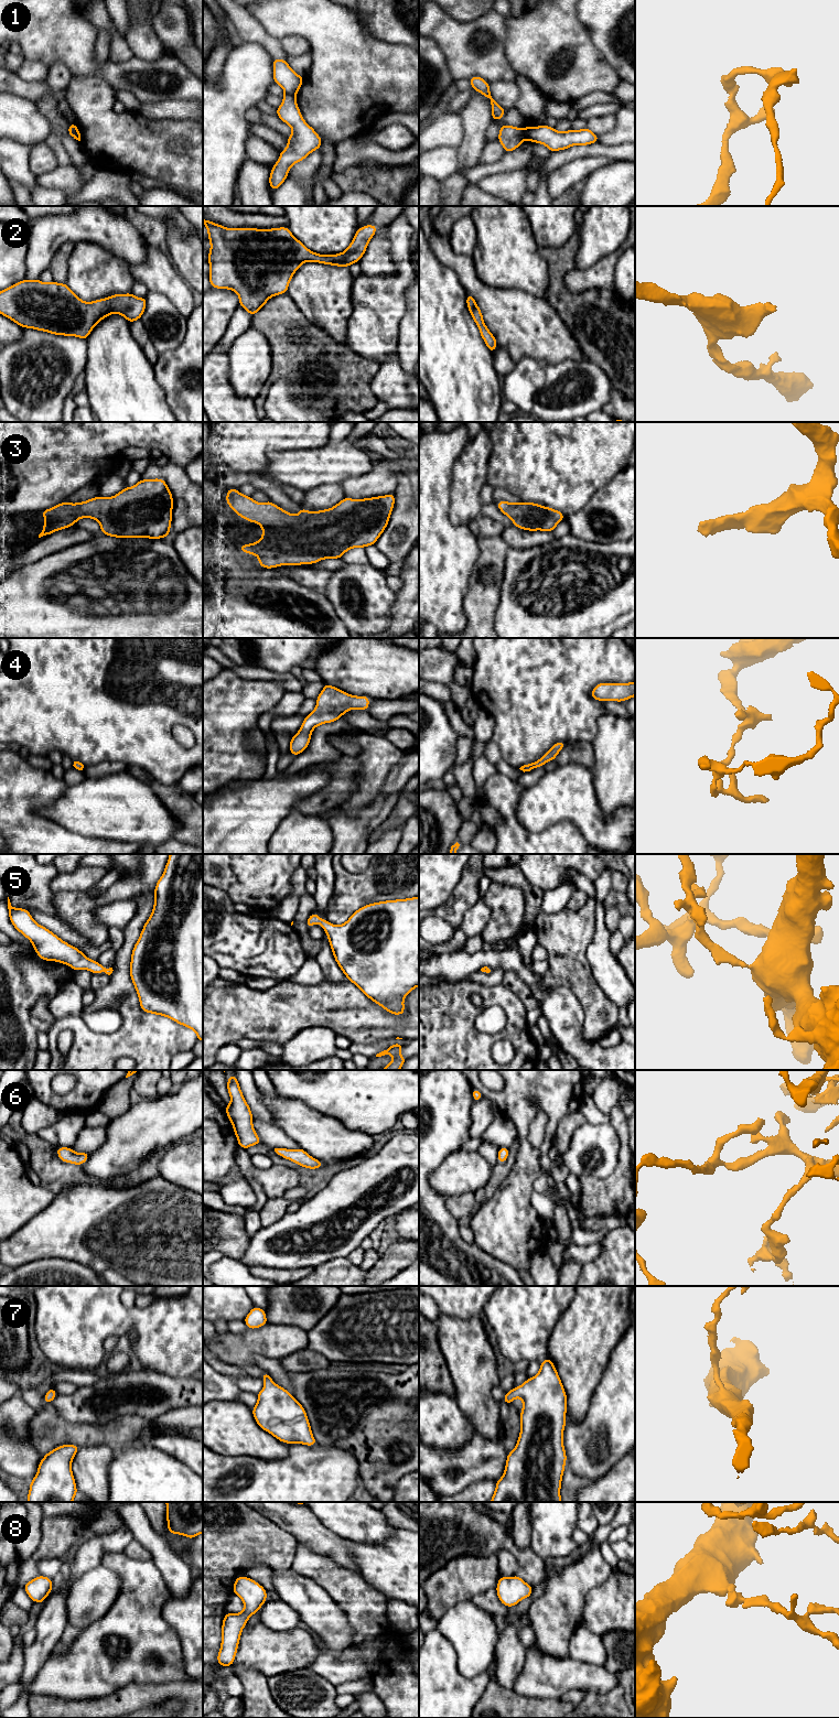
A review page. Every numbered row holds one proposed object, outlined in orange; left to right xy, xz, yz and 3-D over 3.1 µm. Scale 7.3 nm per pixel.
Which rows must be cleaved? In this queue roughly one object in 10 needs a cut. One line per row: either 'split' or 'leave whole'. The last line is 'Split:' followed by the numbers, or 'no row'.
1: split
2: leave whole
3: leave whole
4: leave whole
5: leave whole
6: leave whole
7: leave whole
8: leave whole
Split: 1

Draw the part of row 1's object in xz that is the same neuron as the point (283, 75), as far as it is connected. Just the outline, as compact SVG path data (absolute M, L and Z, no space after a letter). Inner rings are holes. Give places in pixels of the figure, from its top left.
M276 58L272 62L273 83L280 85L287 95L297 95L304 77L298 75L286 60Z

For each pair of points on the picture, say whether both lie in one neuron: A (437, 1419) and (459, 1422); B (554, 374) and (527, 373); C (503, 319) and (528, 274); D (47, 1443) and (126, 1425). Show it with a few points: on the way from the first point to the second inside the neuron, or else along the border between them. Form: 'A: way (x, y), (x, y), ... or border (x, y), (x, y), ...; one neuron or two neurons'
A: way (442, 1418), (444, 1416), (453, 1422); one neuron
B: way (547, 374), (534, 374); one neuron
C: border (494, 287), (520, 289), (544, 299); two neurons
D: way (67, 1434), (106, 1434); one neuron

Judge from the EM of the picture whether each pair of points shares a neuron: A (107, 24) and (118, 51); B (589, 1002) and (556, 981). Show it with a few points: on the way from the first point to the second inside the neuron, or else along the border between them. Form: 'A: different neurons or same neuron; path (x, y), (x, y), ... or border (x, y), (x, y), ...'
A: same neuron; path (114, 31), (118, 44)
B: same neuron; path (583, 993), (571, 981), (565, 981)

